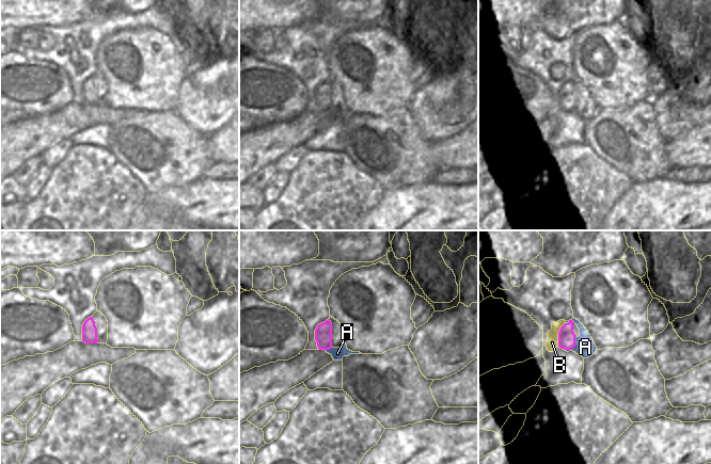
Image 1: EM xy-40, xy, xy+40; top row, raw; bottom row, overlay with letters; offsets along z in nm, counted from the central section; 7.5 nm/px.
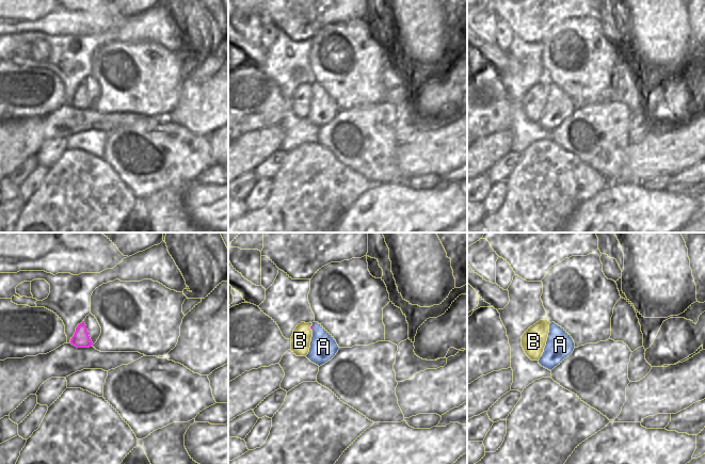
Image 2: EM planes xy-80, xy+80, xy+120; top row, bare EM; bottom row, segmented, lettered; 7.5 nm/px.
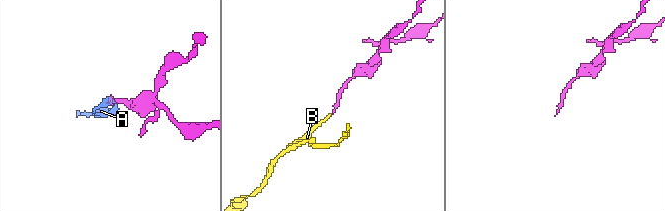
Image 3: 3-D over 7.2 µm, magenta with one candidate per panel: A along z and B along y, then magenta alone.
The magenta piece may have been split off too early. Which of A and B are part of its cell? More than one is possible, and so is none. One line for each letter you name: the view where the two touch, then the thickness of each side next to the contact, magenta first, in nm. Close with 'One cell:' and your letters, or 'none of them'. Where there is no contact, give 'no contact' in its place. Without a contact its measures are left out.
B: contact in xy+40; calibres 130 and 90 nm
One cell: B

